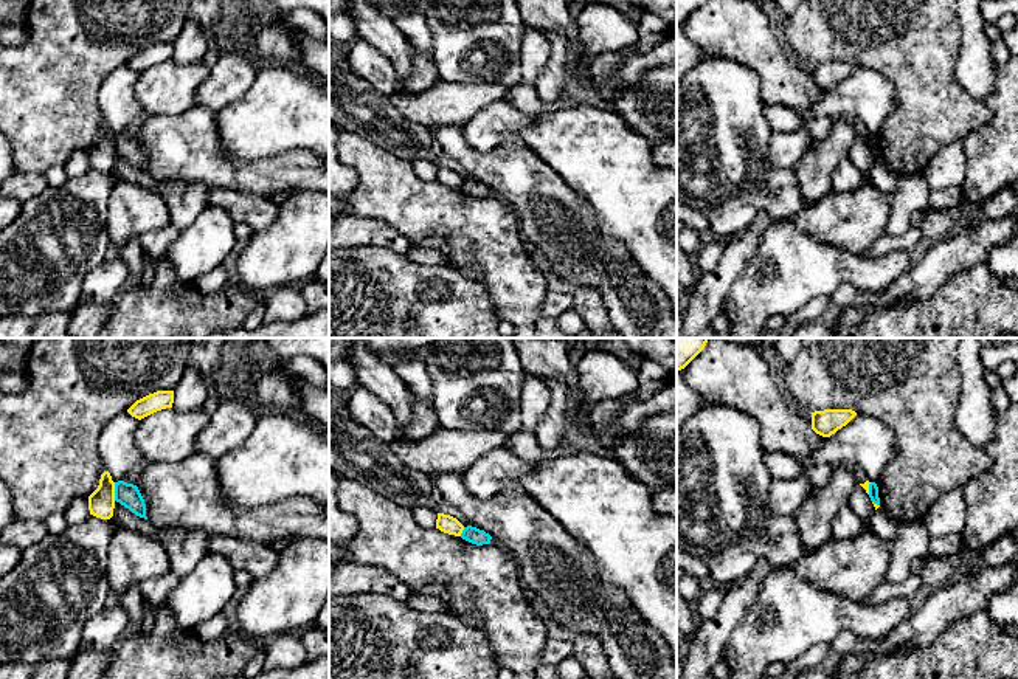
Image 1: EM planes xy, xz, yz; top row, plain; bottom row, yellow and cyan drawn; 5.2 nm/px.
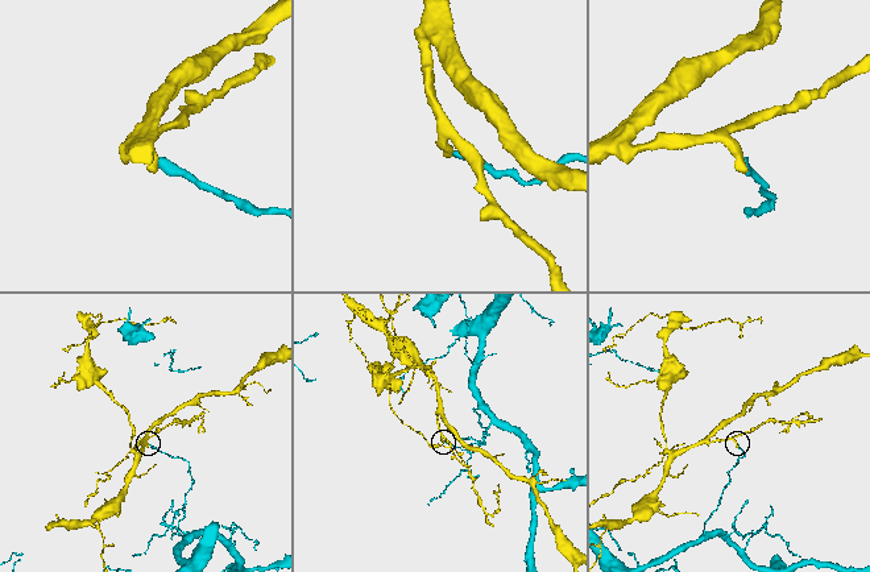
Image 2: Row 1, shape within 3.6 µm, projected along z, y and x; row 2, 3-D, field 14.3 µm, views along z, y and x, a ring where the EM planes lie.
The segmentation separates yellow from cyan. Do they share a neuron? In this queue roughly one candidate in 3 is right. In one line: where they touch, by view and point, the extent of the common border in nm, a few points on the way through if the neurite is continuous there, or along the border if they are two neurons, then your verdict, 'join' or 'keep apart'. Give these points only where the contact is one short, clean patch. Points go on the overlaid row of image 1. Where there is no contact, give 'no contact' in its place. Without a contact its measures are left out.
meets yellow in xy at (114, 492); contact 100 nm long; keep apart

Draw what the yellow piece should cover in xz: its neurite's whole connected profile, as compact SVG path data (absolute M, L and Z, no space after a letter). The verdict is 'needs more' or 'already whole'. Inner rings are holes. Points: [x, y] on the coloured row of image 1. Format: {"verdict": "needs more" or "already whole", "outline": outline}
{"verdict": "already whole", "outline": "M438 513L436 529L448 535L461 536L464 526L450 515Z"}

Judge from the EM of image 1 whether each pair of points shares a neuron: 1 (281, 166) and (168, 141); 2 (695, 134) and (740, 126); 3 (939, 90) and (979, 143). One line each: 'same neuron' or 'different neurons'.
1: same neuron
2: same neuron
3: different neurons

